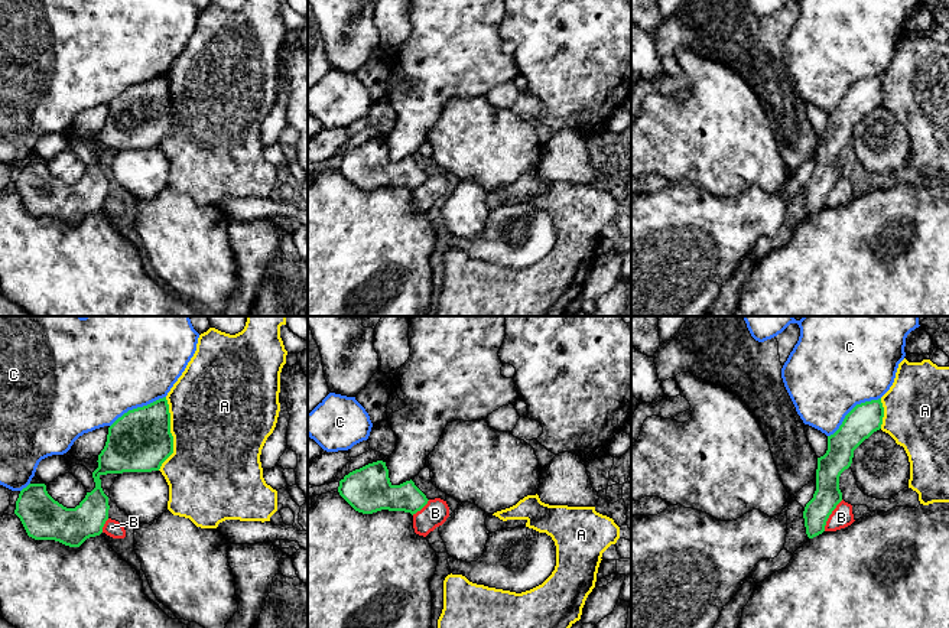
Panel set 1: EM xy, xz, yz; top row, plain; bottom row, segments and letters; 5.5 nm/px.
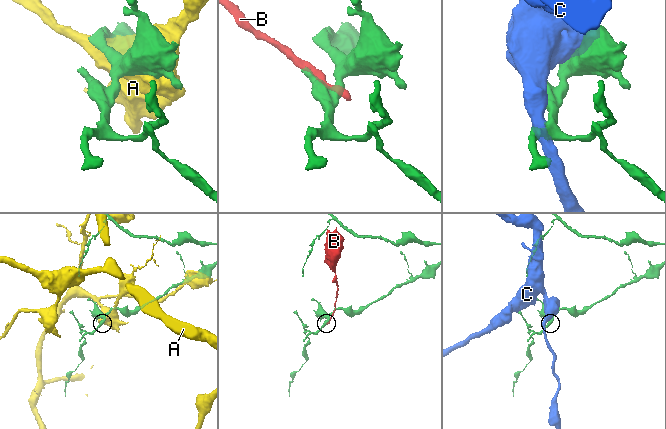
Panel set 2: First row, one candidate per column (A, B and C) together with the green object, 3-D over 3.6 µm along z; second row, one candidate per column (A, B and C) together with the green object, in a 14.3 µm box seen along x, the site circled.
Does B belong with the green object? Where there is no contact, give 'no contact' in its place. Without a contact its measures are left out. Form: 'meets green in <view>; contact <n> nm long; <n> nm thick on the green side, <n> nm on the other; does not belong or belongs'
meets green in yz; contact 200 nm long; 150 nm thick on the green side, 120 nm on the other; does not belong

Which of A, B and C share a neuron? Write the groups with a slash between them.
A / B / C

